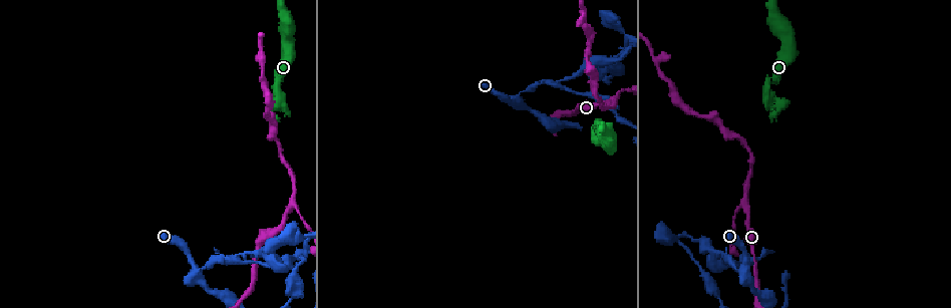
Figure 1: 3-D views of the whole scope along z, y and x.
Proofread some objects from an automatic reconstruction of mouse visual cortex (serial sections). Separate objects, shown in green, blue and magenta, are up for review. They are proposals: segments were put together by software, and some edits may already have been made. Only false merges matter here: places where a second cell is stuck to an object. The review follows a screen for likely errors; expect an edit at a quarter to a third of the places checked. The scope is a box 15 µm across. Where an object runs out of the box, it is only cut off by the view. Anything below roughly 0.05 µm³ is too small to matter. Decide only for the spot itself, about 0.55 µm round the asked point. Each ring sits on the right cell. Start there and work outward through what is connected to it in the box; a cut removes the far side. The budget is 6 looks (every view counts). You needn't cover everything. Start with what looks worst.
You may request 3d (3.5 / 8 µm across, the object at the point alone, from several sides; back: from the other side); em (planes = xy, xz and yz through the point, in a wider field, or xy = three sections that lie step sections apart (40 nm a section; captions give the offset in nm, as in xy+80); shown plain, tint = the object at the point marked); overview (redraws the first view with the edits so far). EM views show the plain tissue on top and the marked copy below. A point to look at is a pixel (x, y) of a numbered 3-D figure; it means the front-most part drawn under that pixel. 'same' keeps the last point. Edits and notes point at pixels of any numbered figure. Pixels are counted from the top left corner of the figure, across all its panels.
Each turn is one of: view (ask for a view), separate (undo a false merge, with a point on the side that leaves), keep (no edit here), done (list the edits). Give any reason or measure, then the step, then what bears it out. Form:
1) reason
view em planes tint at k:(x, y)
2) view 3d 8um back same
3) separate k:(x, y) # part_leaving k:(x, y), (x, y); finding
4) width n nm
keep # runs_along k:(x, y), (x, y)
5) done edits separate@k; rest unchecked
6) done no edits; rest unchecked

branch point
view 3d 3.5um at 1:(610, 100)

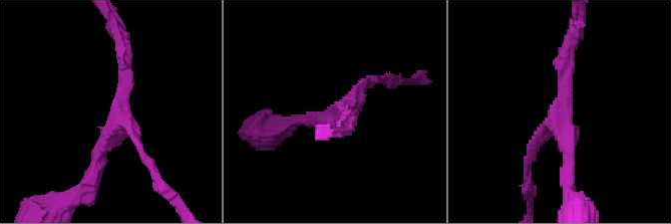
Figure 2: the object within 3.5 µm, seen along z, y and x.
arms 3; arm_widths 150, 200, 200 nm; need the tissue
view em xy step 2 tint at 2:(562, 123)

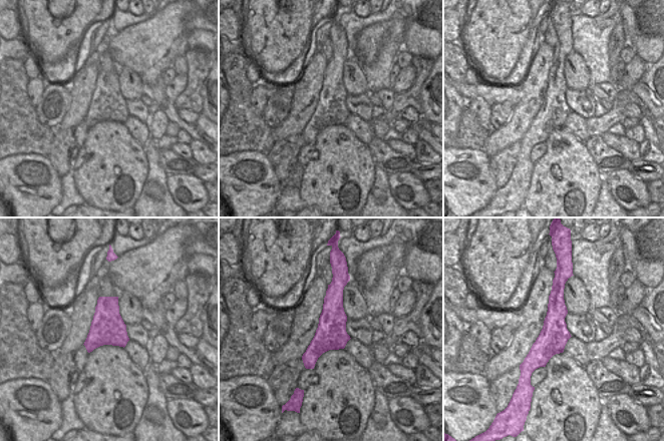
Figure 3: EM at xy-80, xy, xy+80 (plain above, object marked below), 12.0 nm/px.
keep # runs_along 3:(337, 287), (331, 333), (308, 366); continuous, no second cell

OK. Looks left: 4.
abrupt turn
view 3d 8um at 1:(280, 105)

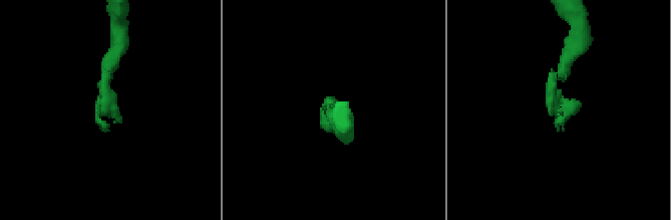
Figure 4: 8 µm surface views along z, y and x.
now the EM
view em xy step 2 tint at 4:(108, 108)

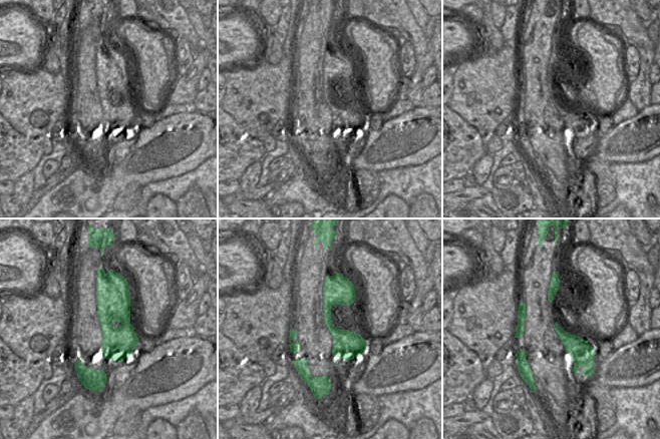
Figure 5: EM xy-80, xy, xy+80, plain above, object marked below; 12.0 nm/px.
separate 4:(578, 106) # part_leaving 4:(556, 78), (553, 107), (563, 110); two cells meet here

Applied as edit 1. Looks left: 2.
thick turns thin
view 3d 3.5um at 1:(197, 269)

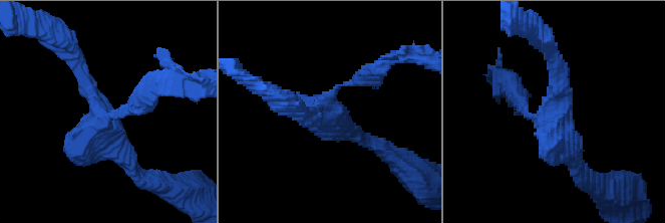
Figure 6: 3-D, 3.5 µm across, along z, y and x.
view em xy step 1 tint at 6:(101, 117)

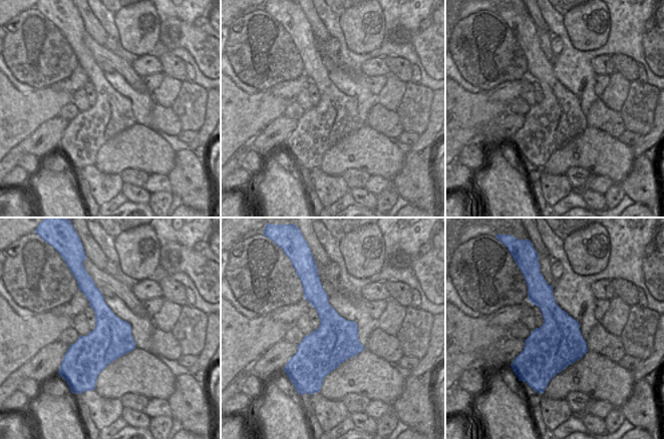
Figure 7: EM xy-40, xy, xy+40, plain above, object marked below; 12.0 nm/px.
separate 6:(516, 89) # part_leaving 6:(525, 110), (515, 88), (502, 79); a second cell is stuck on

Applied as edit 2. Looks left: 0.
done edits separate@4, separate@6; rest unchecked

